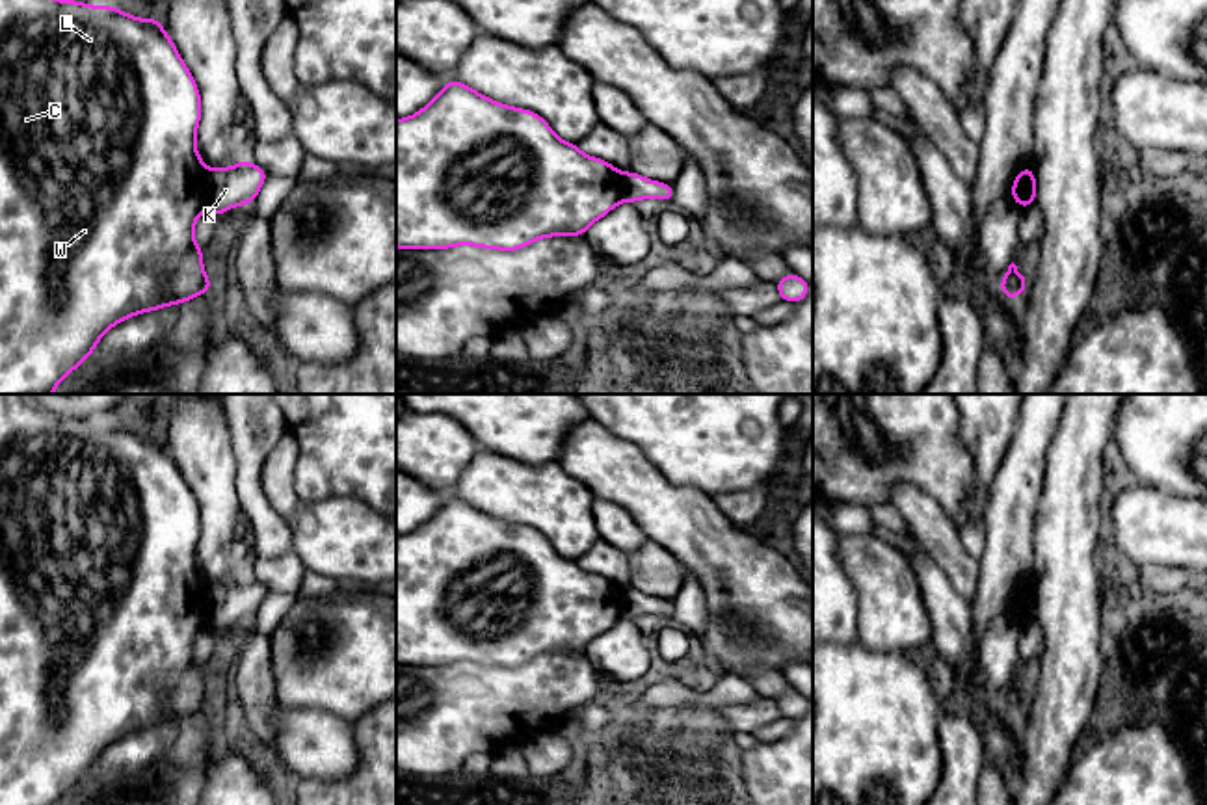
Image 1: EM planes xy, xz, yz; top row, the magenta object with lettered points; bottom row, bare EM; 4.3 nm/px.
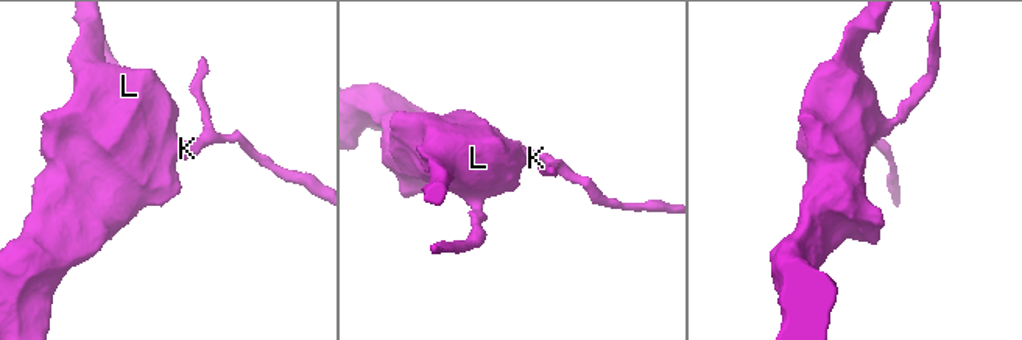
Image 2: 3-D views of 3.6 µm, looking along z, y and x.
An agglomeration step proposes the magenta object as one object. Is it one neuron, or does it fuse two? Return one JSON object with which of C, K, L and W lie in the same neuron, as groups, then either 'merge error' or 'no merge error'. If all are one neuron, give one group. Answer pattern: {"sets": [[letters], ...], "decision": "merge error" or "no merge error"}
{"sets": [["C", "L", "W"], ["K"]], "decision": "merge error"}

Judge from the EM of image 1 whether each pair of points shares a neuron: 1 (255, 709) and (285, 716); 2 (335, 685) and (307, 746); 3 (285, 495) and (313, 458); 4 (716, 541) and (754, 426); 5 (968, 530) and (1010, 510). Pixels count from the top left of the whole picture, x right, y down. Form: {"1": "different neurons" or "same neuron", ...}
{"1": "different neurons", "2": "different neurons", "3": "different neurons", "4": "different neurons", "5": "different neurons"}

